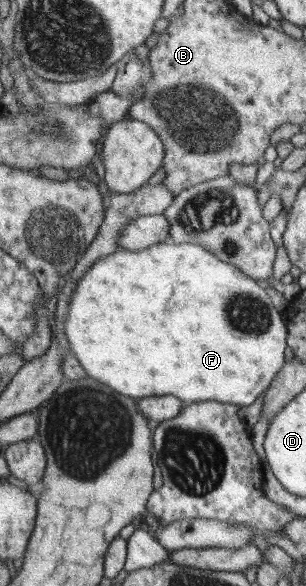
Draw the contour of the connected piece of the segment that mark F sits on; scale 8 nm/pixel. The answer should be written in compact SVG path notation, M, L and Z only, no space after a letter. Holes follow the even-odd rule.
M171 241L153 244L150 248L142 250L126 250L120 247L117 252L103 256L91 266L91 270L79 278L79 284L75 288L75 294L68 305L68 317L65 320L65 333L71 344L72 354L78 357L80 364L90 376L105 385L112 386L112 390L120 390L120 394L130 398L164 397L167 394L175 396L185 404L214 400L224 404L237 404L238 406L250 406L253 402L271 386L270 382L281 372L284 364L284 350L286 350L286 325L282 322L282 316L270 302L270 297L264 288L258 288L258 282L252 280L251 275L244 274L239 267L213 255L203 246L194 244L176 244ZM242 292L246 294L246 334L244 334L244 302Z

